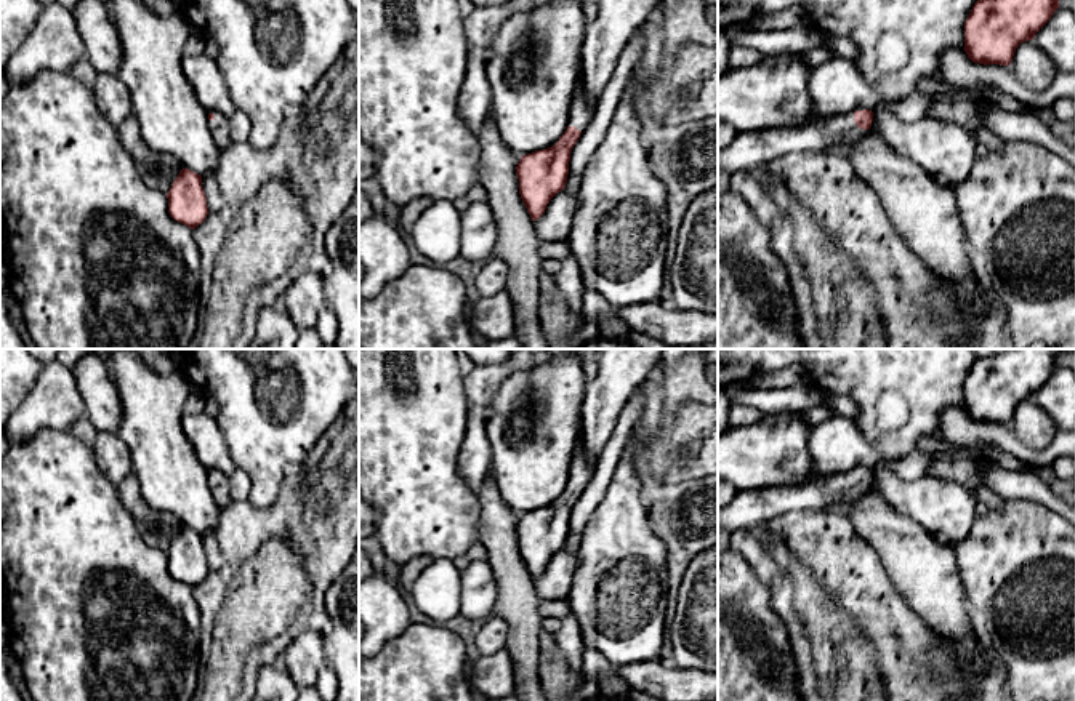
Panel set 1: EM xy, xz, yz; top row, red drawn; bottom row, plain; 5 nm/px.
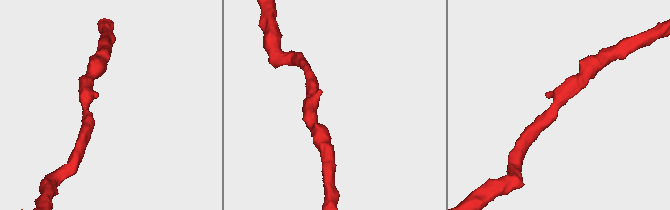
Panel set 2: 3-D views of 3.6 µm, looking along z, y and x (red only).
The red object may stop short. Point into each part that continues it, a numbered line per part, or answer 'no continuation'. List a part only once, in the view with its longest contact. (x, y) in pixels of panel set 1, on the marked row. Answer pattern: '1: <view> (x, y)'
1: yz (752, 149)

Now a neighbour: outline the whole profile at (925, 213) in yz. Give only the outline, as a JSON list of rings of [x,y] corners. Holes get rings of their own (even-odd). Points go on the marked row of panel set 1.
[[[872,130],[852,144],[828,150],[839,150],[851,160],[856,174],[878,194],[899,235],[948,285],[945,291],[958,307],[980,310],[984,298],[966,251],[956,190],[939,184]]]

